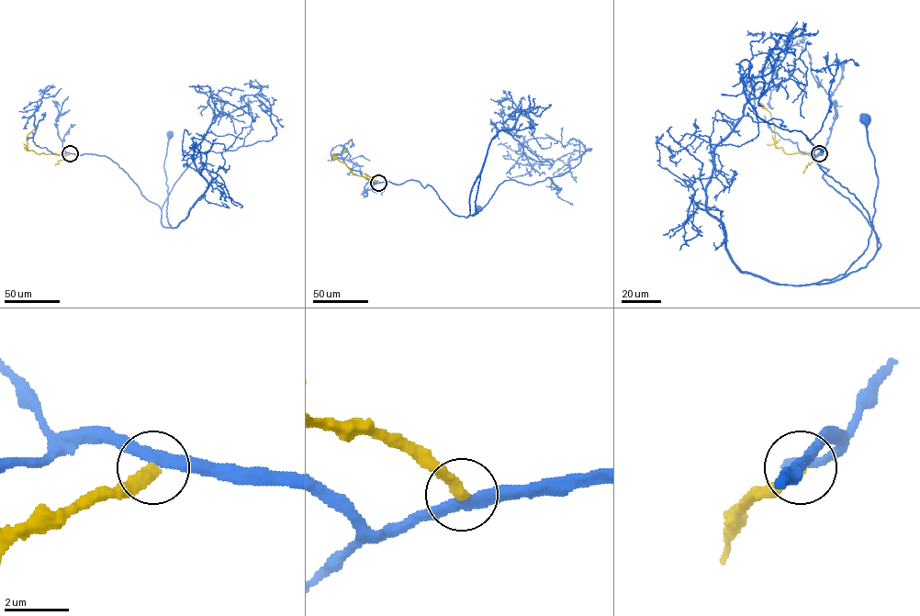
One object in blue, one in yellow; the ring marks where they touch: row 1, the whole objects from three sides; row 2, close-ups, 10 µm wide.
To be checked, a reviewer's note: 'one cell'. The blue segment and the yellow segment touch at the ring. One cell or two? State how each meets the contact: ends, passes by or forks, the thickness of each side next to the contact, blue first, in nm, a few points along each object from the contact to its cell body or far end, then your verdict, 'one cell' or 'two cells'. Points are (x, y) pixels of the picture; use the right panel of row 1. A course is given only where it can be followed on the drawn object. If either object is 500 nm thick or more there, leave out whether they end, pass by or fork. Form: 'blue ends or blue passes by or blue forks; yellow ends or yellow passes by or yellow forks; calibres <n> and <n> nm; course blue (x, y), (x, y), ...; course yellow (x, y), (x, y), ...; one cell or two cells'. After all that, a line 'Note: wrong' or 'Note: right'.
blue passes by; yellow ends; calibres 340 and 360 nm; course blue (819, 152), (824, 179), (860, 211), (877, 251), (877, 174), (864, 120); course yellow (819, 153), (814, 157), (807, 153), (786, 153), (777, 147), (770, 113), (758, 102); two cells
Note: wrong

